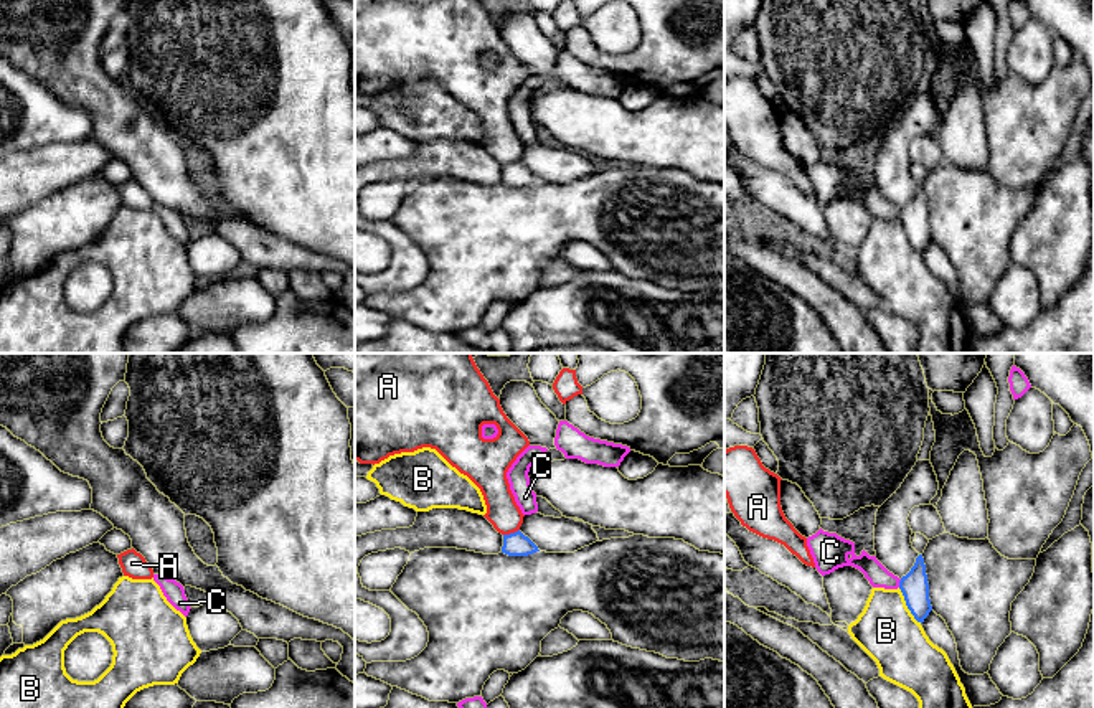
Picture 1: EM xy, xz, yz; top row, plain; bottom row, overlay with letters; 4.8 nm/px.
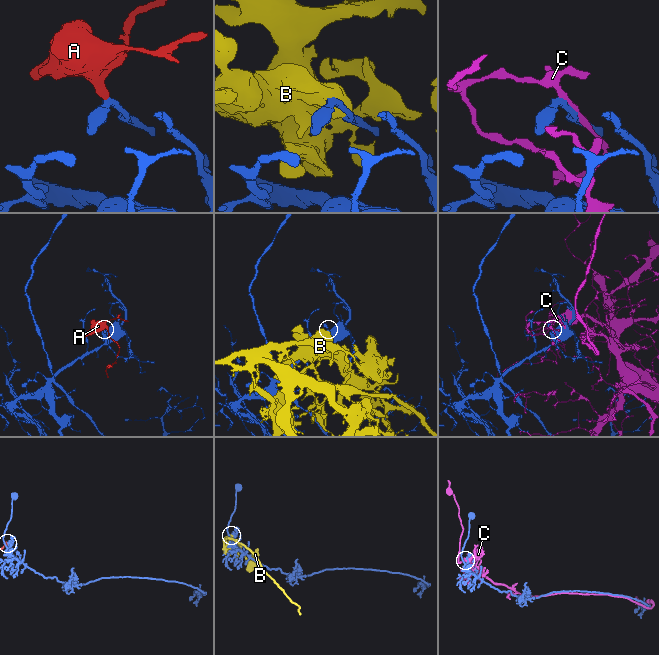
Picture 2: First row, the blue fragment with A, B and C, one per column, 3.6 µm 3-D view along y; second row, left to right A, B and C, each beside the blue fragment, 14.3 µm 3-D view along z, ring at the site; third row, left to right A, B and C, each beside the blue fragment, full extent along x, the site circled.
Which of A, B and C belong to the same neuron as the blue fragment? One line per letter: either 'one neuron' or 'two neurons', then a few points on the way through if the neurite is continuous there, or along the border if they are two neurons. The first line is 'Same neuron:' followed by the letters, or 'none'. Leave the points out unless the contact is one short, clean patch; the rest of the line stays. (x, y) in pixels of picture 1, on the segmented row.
Same neuron: none
A: two neurons; border xz (518, 528), (504, 535)
B: two neurons
C: two neurons

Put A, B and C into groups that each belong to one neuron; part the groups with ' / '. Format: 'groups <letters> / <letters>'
groups A / B / C

